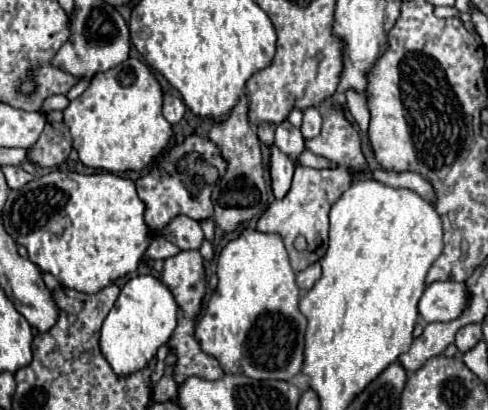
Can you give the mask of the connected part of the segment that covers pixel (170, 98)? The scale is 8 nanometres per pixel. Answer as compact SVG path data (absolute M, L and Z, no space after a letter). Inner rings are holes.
M165 95L163 97L163 117L171 125L175 125L175 123L179 123L183 119L183 115L185 115L183 101L179 97L175 97L175 95Z

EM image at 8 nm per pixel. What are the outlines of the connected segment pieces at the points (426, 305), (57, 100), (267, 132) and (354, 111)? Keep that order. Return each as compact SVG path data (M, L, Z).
M437 281L425 289L419 301L419 315L427 323L453 321L465 311L465 307L469 305L469 299L471 299L471 293L465 283Z
M53 95L53 97L49 97L49 99L45 99L45 103L43 103L43 113L49 113L49 111L53 111L53 109L59 109L59 111L63 111L65 107L69 105L69 99L65 97L65 95Z
M263 123L263 125L259 125L257 135L259 135L259 139L261 139L261 143L263 143L263 145L271 147L271 145L273 145L273 135L275 135L275 127L273 127L273 125Z
M347 91L347 109L355 117L355 121L359 125L359 131L367 133L367 127L369 127L369 109L367 109L365 97L357 95L355 91Z

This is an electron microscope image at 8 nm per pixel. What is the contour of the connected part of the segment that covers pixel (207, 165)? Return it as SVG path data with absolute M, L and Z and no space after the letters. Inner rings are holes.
M191 135L185 143L175 145L163 163L157 163L149 175L137 179L137 195L145 203L145 223L151 233L161 233L179 215L187 215L195 221L209 219L213 215L211 185L219 179L221 171L225 171L225 161L209 139Z

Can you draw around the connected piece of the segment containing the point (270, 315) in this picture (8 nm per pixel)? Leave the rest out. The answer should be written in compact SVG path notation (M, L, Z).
M243 231L221 251L217 277L219 285L195 329L201 349L217 357L225 373L291 381L303 365L307 319L299 311L299 287L279 235Z

